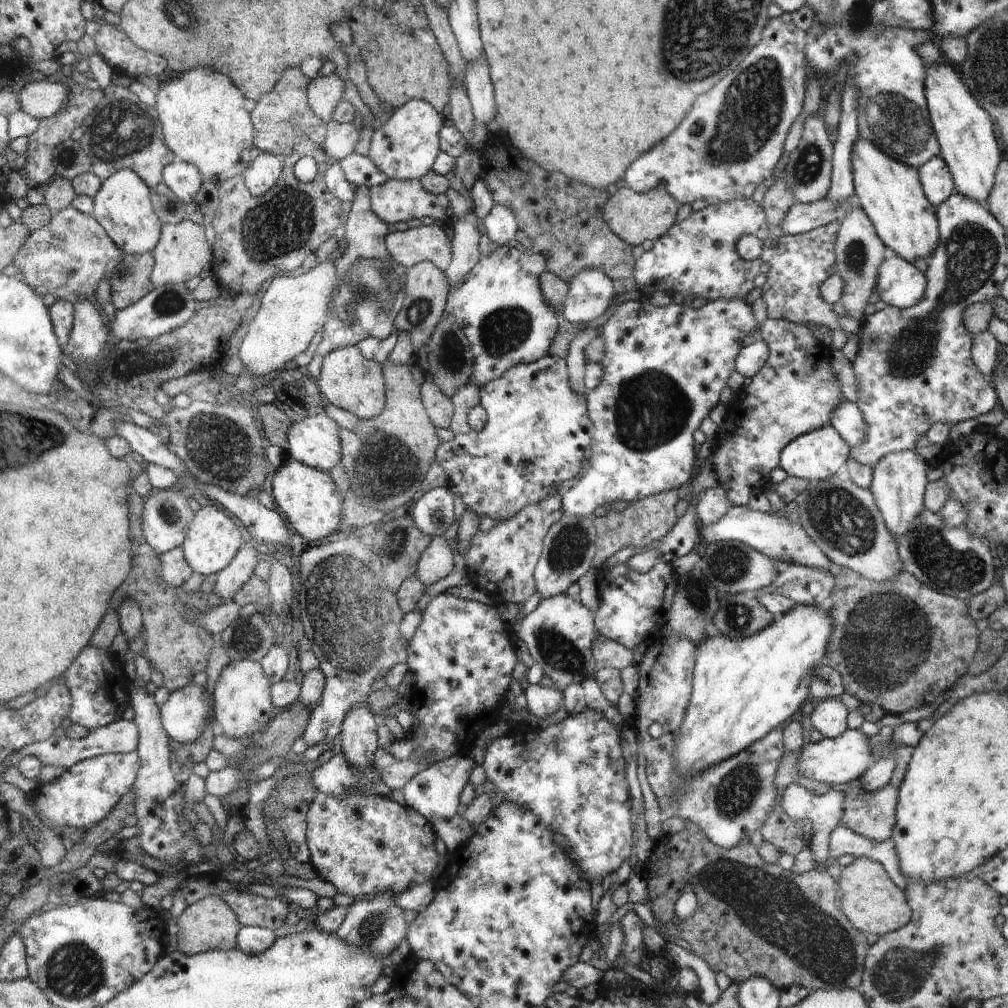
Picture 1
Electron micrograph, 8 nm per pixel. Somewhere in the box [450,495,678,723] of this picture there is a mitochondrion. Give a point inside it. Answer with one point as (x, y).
(554, 647)

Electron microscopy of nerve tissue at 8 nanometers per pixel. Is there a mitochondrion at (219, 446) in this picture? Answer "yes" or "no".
yes

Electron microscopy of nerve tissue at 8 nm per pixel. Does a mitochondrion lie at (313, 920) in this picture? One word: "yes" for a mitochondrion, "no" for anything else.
no

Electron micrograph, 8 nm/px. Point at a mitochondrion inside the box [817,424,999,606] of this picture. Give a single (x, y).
(945, 563)

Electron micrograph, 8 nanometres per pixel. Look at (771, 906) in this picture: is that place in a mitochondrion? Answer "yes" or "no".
yes

